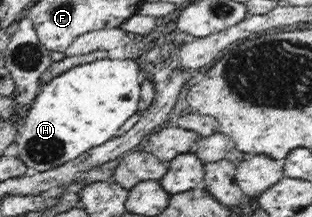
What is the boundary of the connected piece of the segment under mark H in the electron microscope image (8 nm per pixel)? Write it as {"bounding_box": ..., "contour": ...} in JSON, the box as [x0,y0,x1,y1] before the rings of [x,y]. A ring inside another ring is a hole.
{"bounding_box":[16,58,141,172],"contour":[[[104,58],[68,69],[52,79],[27,111],[20,137],[16,140],[20,161],[38,172],[48,171],[112,139],[130,115],[138,110],[141,99],[138,71],[140,63],[137,60]]]}

